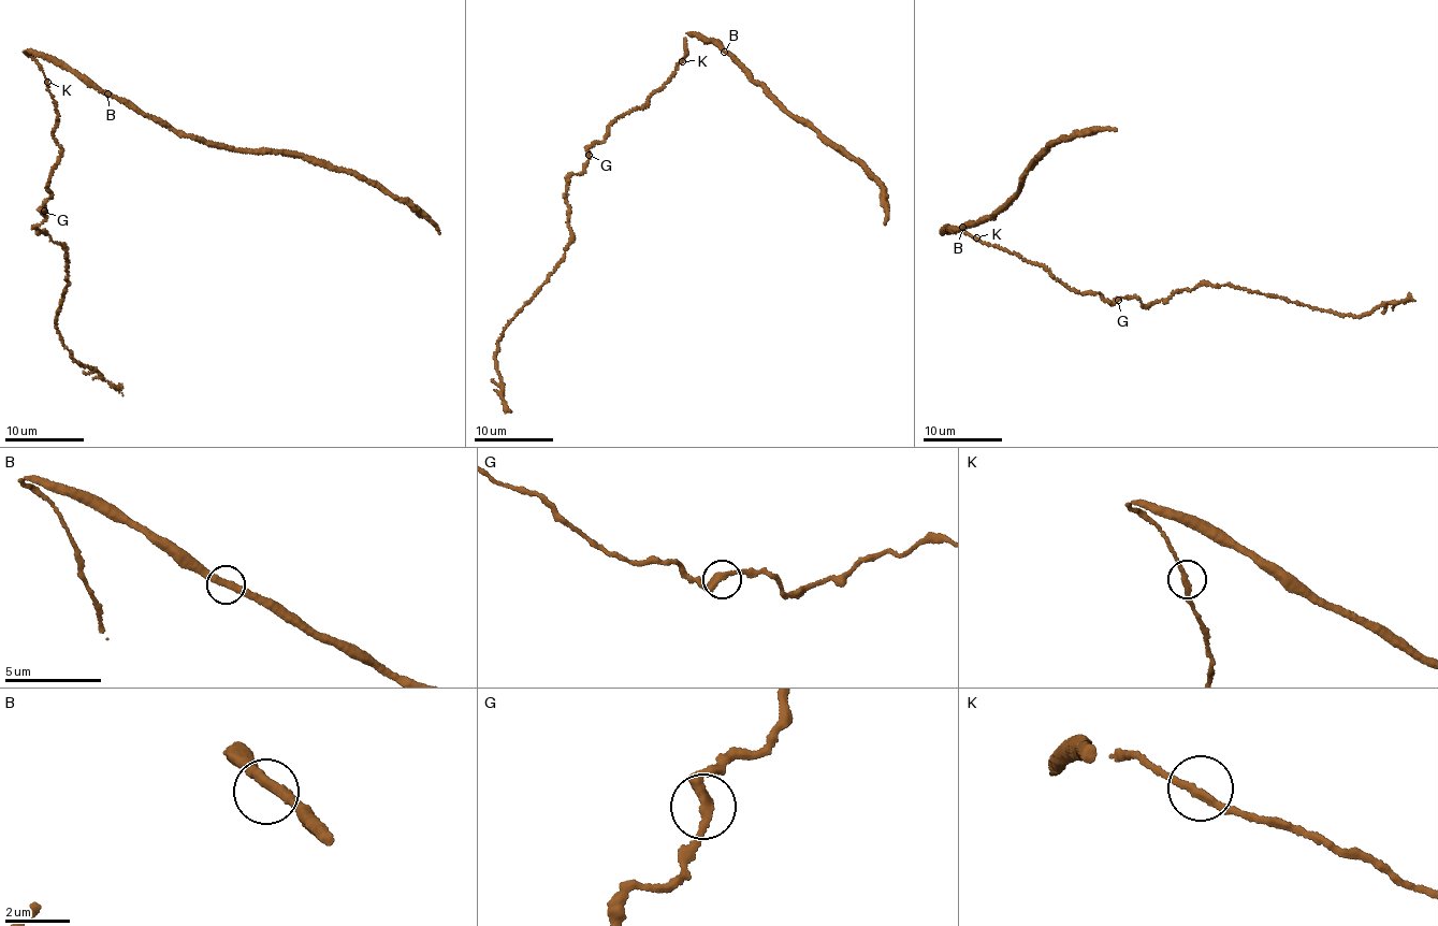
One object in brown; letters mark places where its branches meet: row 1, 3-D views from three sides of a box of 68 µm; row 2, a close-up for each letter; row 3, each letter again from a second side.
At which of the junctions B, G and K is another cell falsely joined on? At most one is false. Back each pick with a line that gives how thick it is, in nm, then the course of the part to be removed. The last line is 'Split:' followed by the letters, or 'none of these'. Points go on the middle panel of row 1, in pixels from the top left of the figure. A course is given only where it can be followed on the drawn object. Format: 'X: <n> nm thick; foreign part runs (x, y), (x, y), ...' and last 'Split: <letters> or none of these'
Split: none of these

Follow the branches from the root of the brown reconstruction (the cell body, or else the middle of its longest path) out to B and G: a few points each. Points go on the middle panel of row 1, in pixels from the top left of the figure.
B: (680, 59), (687, 53), (684, 40), (693, 34), (700, 33), (724, 52)
G: (680, 59), (670, 81), (650, 96), (645, 104), (616, 119), (609, 127), (609, 135), (590, 147), (589, 154)

